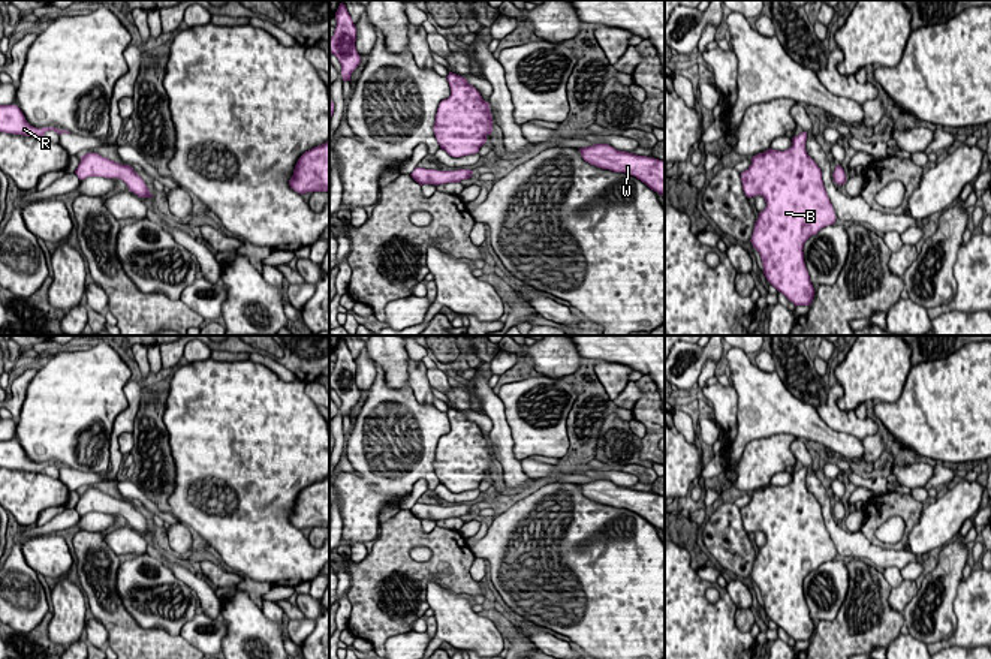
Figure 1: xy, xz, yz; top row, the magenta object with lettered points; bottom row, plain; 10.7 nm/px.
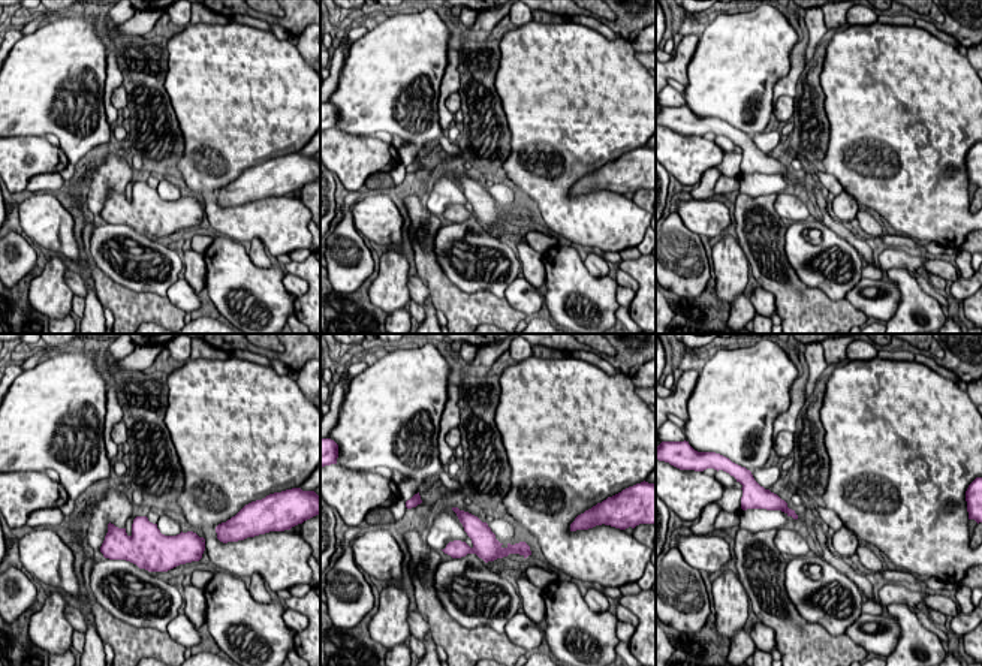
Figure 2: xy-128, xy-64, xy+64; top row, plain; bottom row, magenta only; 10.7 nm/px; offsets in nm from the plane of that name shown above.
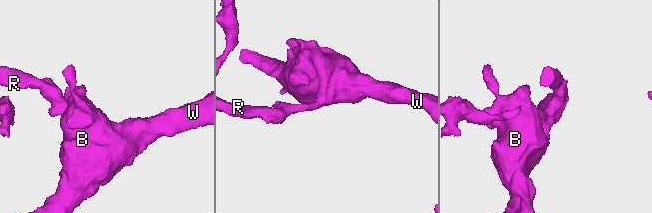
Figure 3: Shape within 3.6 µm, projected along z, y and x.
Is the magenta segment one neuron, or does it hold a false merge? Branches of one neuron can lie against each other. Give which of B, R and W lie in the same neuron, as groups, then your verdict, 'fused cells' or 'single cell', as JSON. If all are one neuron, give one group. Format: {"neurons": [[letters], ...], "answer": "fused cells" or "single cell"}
{"neurons": [["B", "R", "W"]], "answer": "single cell"}

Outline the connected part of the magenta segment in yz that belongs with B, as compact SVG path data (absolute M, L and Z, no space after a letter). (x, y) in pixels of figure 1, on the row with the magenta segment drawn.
M802 132L792 138L792 147L784 151L769 148L763 153L759 153L753 156L751 165L744 172L741 172L741 183L745 196L754 198L759 195L766 202L765 210L759 213L759 217L754 223L750 241L760 255L766 280L789 301L792 301L795 307L810 306L814 297L814 288L810 282L810 276L804 262L804 243L811 235L816 235L822 228L834 225L837 219L823 186L822 171L807 154L805 141L807 132Z

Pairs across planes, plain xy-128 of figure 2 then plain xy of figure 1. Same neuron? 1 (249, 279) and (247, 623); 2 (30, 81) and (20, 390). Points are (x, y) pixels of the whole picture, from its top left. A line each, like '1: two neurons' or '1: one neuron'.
1: one neuron
2: two neurons

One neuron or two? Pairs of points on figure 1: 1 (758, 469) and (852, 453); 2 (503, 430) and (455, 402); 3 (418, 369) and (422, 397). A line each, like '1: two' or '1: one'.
1: two
2: two
3: one

